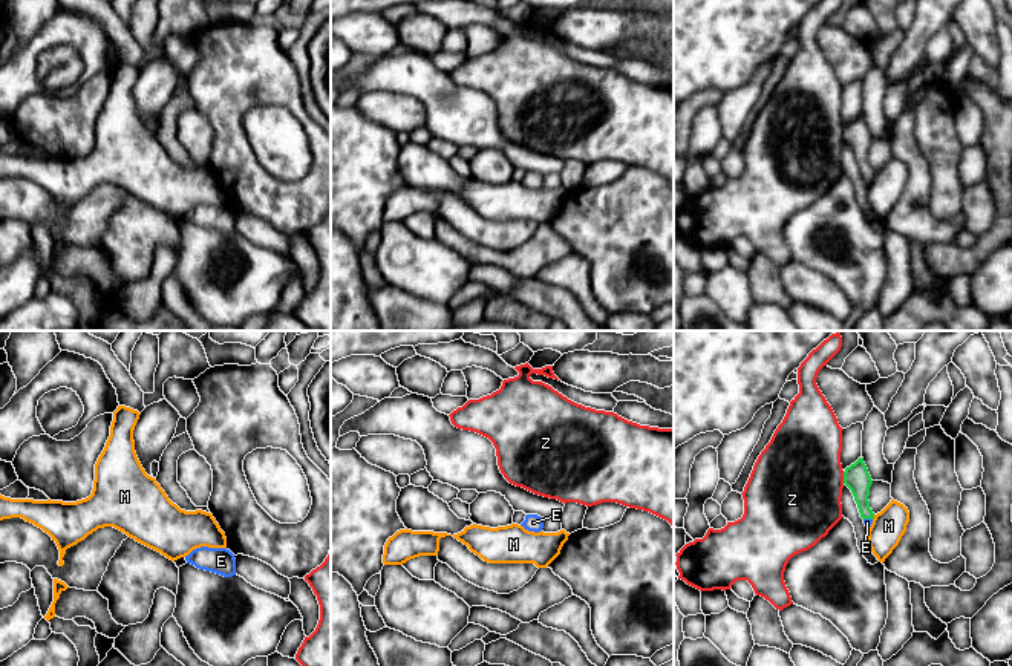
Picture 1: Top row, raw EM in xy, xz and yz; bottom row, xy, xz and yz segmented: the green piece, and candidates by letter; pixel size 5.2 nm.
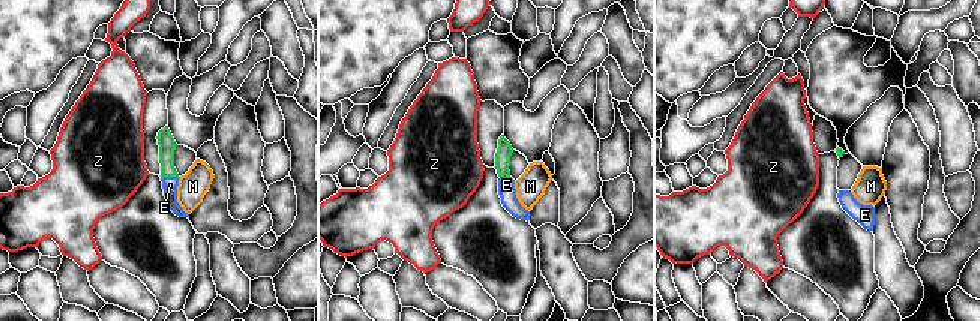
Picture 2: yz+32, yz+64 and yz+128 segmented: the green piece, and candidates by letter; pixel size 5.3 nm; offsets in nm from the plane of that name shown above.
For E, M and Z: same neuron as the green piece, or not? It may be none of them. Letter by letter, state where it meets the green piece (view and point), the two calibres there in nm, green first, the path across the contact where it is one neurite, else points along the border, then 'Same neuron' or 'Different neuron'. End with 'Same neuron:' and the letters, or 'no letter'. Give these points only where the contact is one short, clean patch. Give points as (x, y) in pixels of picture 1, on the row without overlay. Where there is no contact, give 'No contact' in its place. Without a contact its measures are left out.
E: Touches green at yz (868, 175). Thickness 140 nm (green) against 40 nm. Path across: yz (856, 133), (868, 175), (867, 179). Same neuron
M: Touches green at yz (873, 175). Thickness 140 nm (green) against 170 nm. Boundary: yz (874, 172), (873, 176). Different neuron
Z: Touches green at yz (844, 135). Thickness 140 nm (green) against 480 nm. Boundary: yz (842, 129), (844, 140). Different neuron
Same neuron: E

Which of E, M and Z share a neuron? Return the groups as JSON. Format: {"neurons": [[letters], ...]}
{"neurons": [["E"], ["M"], ["Z"]]}

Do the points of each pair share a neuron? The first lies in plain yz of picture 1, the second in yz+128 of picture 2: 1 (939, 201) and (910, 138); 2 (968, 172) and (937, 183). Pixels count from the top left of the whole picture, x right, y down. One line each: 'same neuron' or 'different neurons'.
1: same neuron
2: different neurons

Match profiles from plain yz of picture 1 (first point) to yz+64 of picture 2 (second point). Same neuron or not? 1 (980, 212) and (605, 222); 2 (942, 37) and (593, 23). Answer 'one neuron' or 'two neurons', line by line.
1: two neurons
2: one neuron

